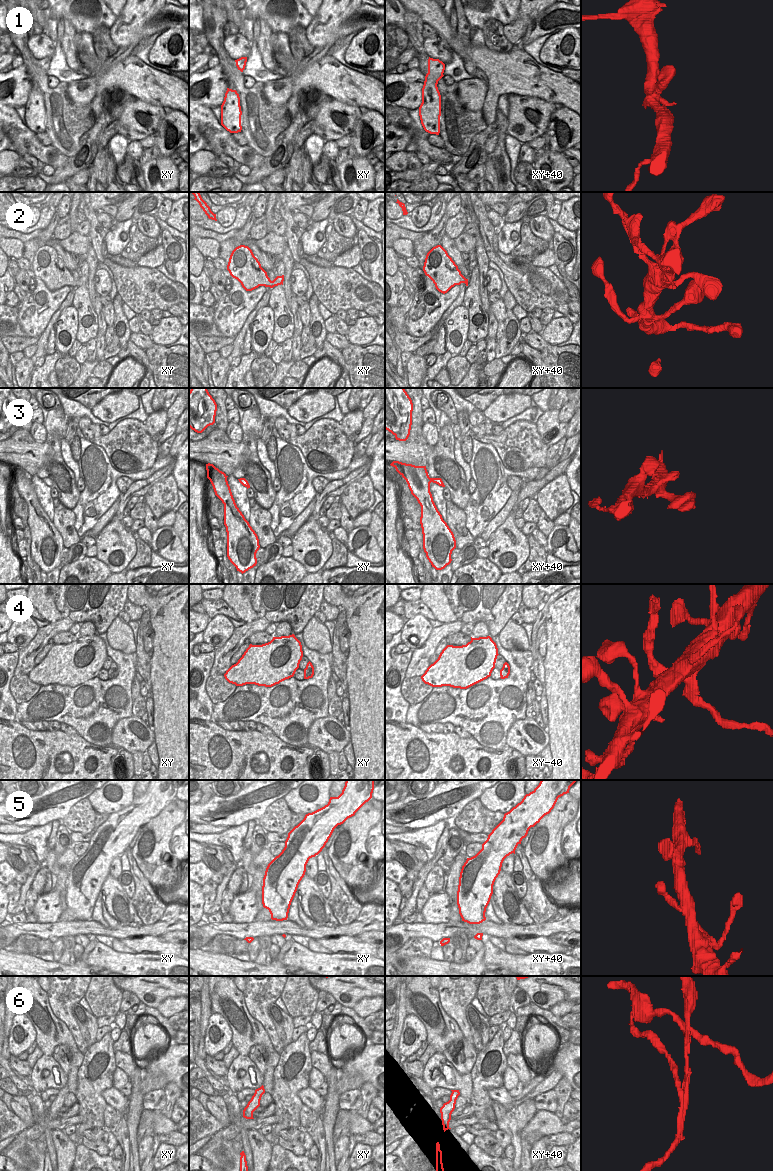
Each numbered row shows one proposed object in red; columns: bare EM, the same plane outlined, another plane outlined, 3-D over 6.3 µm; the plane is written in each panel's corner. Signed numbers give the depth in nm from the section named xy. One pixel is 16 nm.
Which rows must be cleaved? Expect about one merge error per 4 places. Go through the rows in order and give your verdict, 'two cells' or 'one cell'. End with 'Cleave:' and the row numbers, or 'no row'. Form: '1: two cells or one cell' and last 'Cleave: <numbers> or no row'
1: one cell
2: one cell
3: one cell
4: one cell
5: one cell
6: two cells
Cleave: 6

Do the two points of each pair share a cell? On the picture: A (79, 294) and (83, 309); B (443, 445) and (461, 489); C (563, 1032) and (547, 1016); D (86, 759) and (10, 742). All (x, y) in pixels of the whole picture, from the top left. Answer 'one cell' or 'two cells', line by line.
A: one cell
B: one cell
C: one cell
D: one cell

